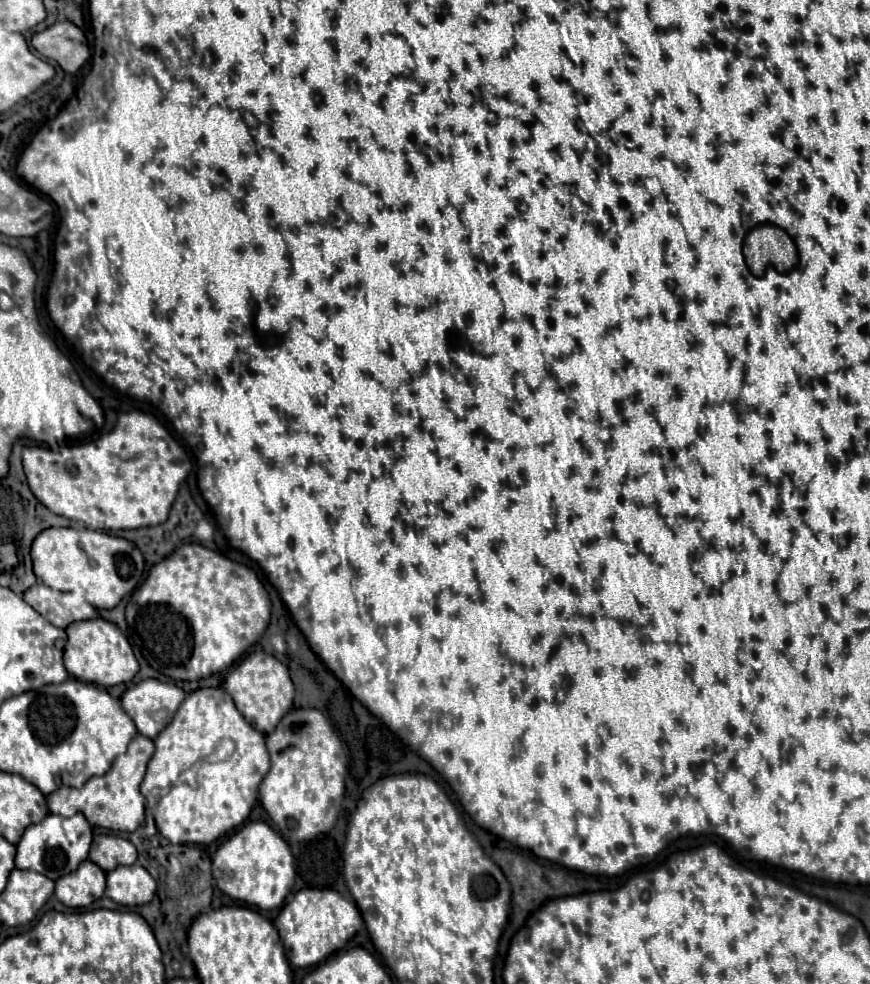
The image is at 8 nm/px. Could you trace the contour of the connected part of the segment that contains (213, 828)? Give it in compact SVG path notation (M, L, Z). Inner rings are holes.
M198 689L186 695L184 703L176 711L168 727L154 739L156 751L148 763L146 777L140 791L146 797L146 805L154 815L158 831L174 845L210 845L228 831L240 827L258 797L258 785L264 773L270 769L270 757L264 745L264 735L256 731L238 713L232 697L222 689ZM222 739L234 741L234 753L226 761L216 761L214 751Z

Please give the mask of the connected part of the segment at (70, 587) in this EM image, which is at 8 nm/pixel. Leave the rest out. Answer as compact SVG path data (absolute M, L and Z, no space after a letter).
M52 527L42 531L32 545L32 561L34 561L34 573L38 581L42 581L44 585L56 591L82 593L84 599L96 609L114 609L126 593L136 589L144 573L144 557L138 555L134 543L120 537L112 537L102 531L90 531L90 529L76 531L70 527Z

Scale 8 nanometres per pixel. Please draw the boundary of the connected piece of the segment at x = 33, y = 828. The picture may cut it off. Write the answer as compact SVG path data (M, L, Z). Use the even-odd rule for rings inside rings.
M76 813L74 817L60 817L60 815L48 815L40 823L30 825L20 843L16 853L16 869L32 869L36 873L44 873L48 879L56 881L68 873L76 871L76 865L80 861L88 859L92 843L92 827L88 825L86 817L82 813Z

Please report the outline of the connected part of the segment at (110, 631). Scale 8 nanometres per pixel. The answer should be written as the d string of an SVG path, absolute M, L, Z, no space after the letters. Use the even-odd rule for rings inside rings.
M90 619L90 621L78 621L72 623L66 629L68 641L64 645L64 667L68 675L74 679L102 685L102 687L114 687L120 683L128 683L138 673L138 661L132 653L132 647L124 633L110 621L104 619Z

